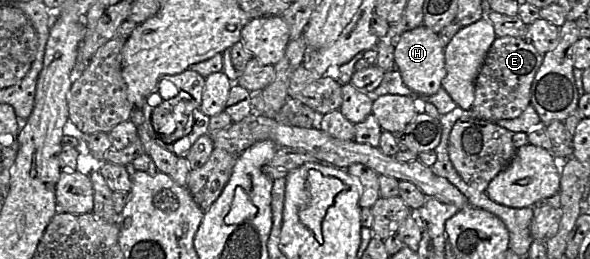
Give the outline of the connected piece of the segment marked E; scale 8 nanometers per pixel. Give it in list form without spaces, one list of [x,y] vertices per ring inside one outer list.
[[[497,37],[476,78],[471,110],[488,121],[519,117],[530,104],[531,86],[542,60],[543,55],[525,38]]]

